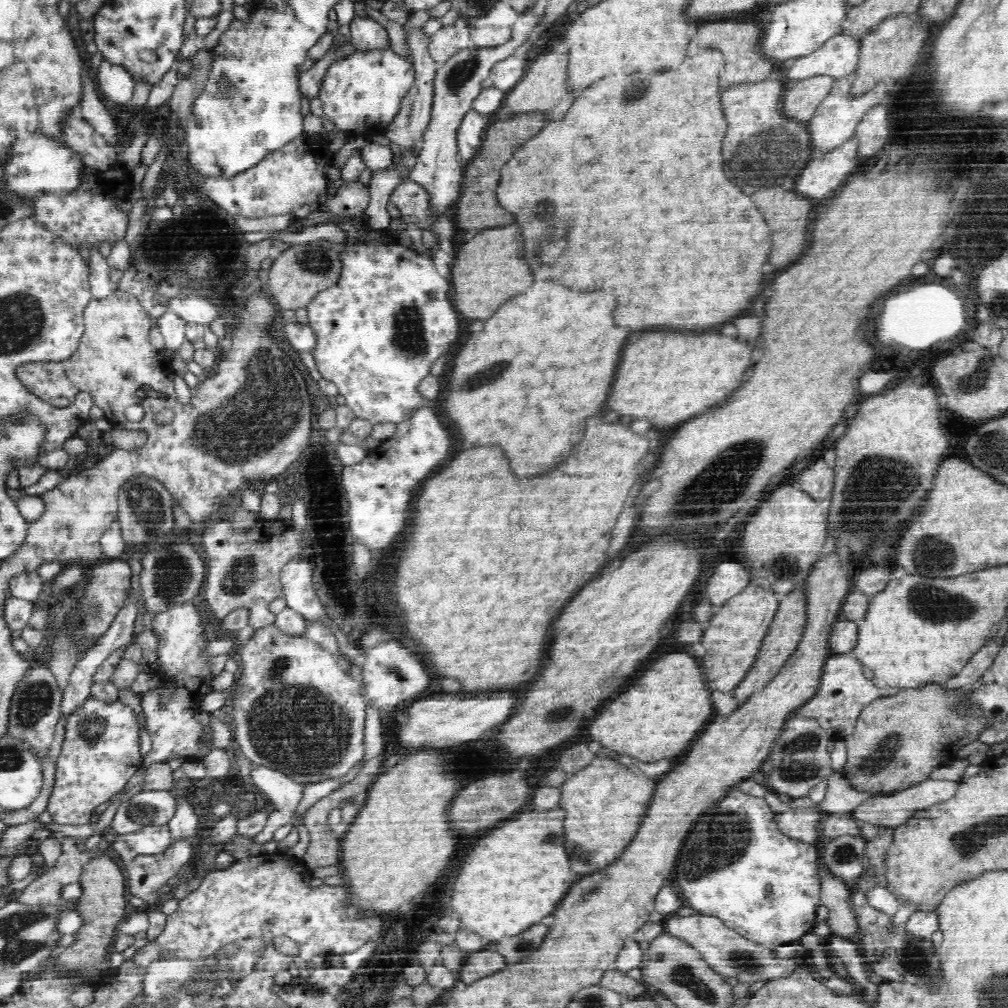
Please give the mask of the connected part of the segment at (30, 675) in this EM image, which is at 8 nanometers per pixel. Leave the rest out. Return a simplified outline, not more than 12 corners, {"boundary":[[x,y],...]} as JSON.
{"boundary":[[33,663],[18,682],[6,735],[45,758],[62,690]]}

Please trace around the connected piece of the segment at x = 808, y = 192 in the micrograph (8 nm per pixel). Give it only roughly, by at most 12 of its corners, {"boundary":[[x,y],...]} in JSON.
{"boundary":[[854,134],[813,156],[794,189],[809,199],[832,196],[857,168]]}

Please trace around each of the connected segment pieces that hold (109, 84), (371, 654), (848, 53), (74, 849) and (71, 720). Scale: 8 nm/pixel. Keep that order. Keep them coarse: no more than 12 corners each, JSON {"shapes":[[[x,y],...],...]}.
{"shapes":[[[104,59],[97,79],[108,99],[130,103],[135,82]],[[398,640],[368,649],[368,704],[390,720],[430,684],[420,654]],[[838,33],[790,61],[789,85],[819,74],[856,71],[861,40]],[[72,837],[54,868],[24,888],[16,902],[58,904],[79,883],[86,858]],[[119,700],[65,720],[47,804],[90,823],[140,767],[140,727]]]}

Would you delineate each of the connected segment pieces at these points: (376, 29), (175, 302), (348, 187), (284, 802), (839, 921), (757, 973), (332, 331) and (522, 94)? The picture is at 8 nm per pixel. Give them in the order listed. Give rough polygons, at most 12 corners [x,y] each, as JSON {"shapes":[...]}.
{"shapes":[[[355,15],[349,39],[356,51],[390,50],[386,28]],[[172,298],[168,310],[186,323],[208,326],[223,320],[208,298]],[[344,182],[323,206],[329,214],[363,216],[368,184]],[[264,765],[250,772],[273,810],[254,841],[270,842],[290,824],[304,784]],[[821,868],[821,905],[836,937],[859,931],[850,884]],[[669,916],[664,933],[750,986],[792,974],[796,958],[746,940],[714,916]],[[364,232],[307,306],[357,418],[408,421],[460,334],[435,262]],[[569,53],[538,56],[504,112],[562,118],[574,102]]]}

